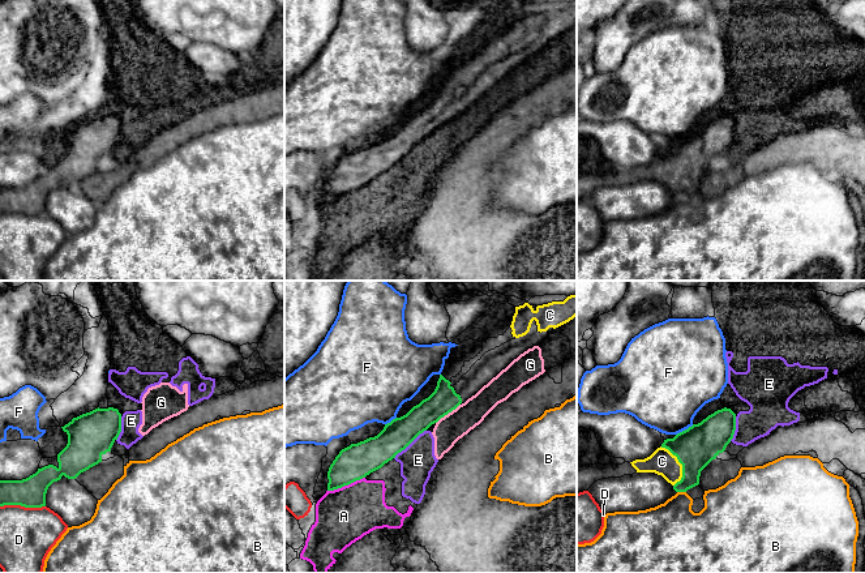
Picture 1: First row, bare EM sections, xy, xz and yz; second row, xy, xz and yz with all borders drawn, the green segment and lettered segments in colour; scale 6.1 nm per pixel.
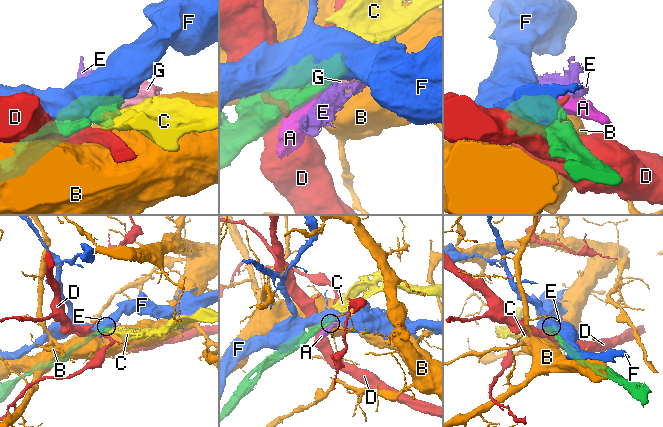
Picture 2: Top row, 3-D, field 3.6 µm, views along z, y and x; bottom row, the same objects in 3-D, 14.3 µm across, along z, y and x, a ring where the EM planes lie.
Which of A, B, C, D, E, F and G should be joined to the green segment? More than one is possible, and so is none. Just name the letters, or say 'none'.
C

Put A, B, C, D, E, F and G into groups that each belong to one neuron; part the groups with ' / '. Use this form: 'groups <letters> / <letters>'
groups A E G / B / C / D / F

